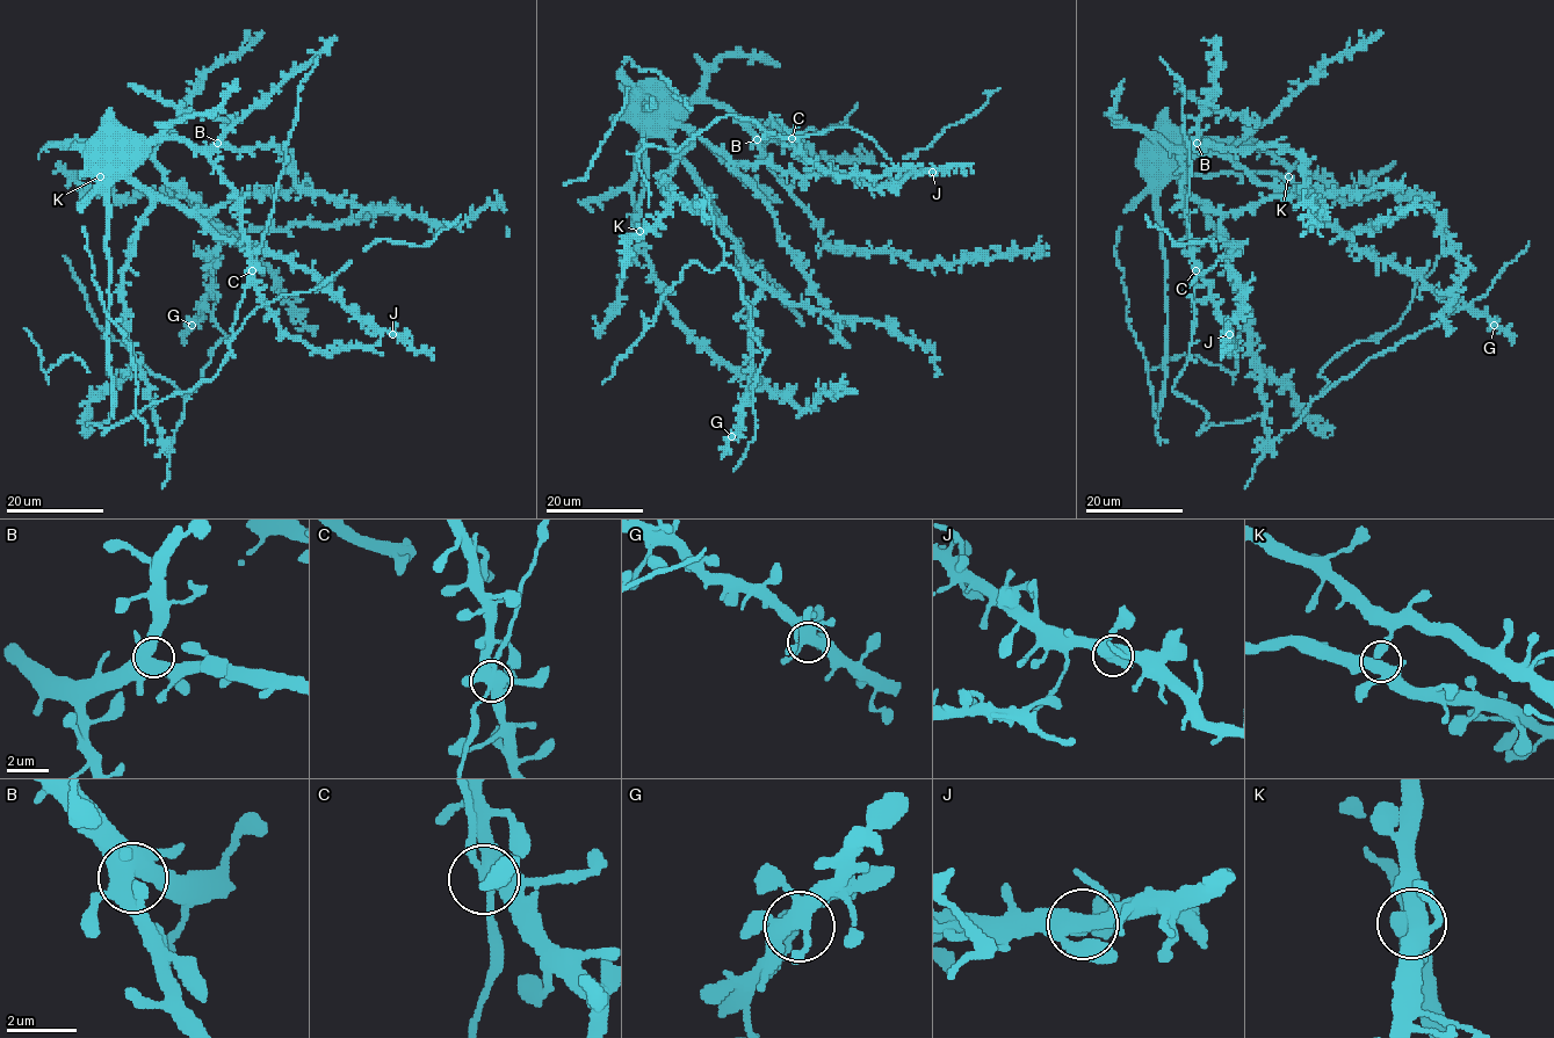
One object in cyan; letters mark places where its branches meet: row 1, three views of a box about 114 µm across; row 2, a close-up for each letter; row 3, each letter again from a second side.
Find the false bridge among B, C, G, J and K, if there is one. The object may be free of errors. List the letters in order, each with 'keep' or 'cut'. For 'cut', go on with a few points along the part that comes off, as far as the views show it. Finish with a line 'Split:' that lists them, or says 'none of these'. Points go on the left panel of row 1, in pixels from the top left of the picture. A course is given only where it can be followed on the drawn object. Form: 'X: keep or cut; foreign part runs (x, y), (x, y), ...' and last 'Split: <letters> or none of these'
B: keep
C: keep
G: keep
J: keep
K: keep
Split: none of these

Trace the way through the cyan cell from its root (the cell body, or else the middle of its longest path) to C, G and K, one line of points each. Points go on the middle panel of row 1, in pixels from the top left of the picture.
C: (640, 104), (722, 102), (745, 122), (757, 126), (779, 125), (790, 137)
G: (640, 104), (692, 173), (710, 216), (759, 285), (750, 312), (751, 382), (731, 436)
K: (640, 104), (645, 146), (645, 188), (640, 205), (640, 231)

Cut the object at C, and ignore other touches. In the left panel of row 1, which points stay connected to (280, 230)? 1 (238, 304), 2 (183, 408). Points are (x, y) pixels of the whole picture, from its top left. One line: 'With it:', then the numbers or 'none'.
With it: 2

